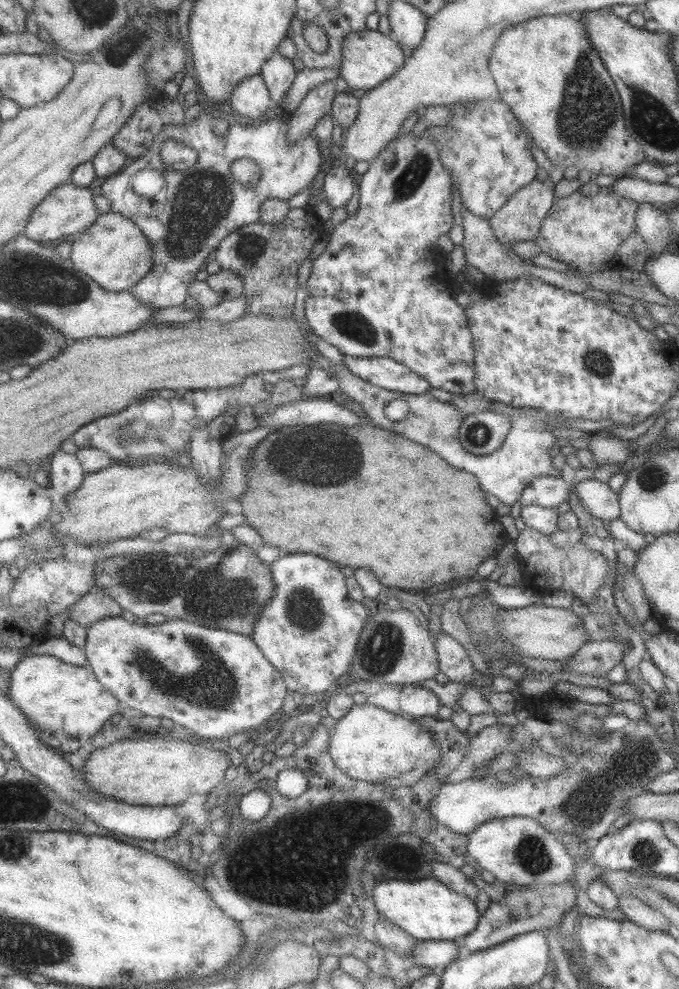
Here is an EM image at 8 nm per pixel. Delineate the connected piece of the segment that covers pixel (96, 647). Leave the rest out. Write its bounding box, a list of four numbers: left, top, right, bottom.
[84,616,289,740]

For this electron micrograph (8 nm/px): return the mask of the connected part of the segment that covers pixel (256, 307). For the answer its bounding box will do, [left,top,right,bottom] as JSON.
[216,208,324,320]

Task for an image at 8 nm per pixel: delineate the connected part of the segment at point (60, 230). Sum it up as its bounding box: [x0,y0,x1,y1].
[27,183,100,242]

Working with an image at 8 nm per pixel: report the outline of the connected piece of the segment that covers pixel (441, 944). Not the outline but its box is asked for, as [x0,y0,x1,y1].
[410,937,464,969]

